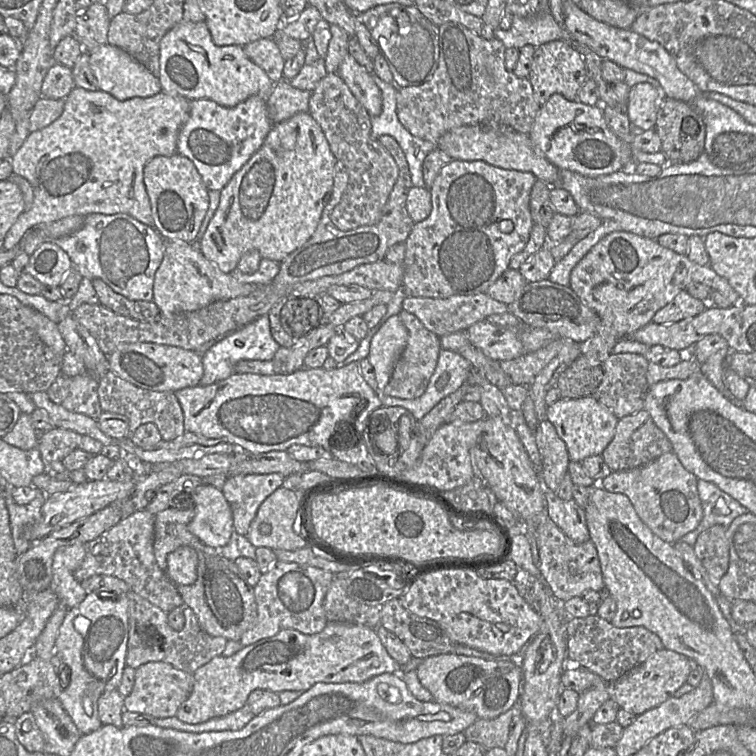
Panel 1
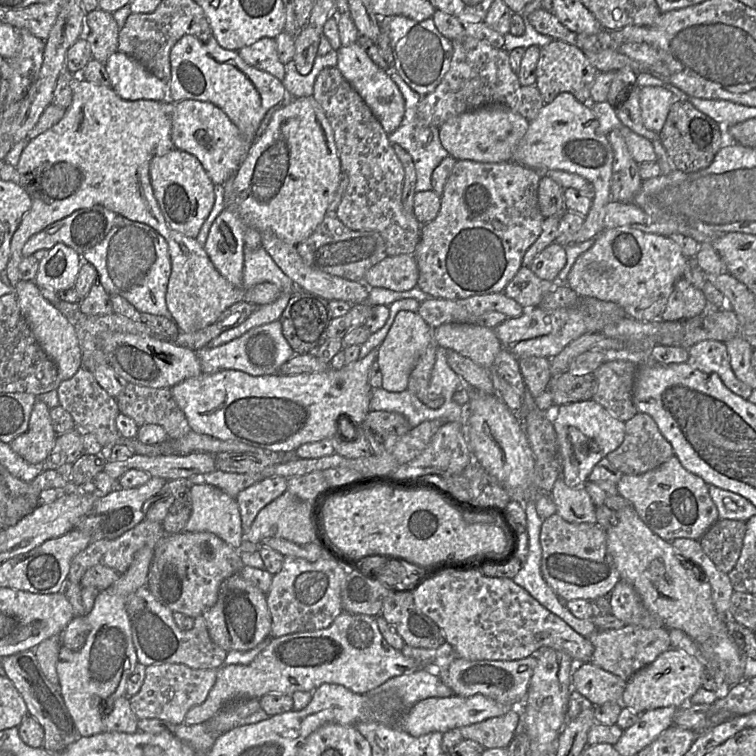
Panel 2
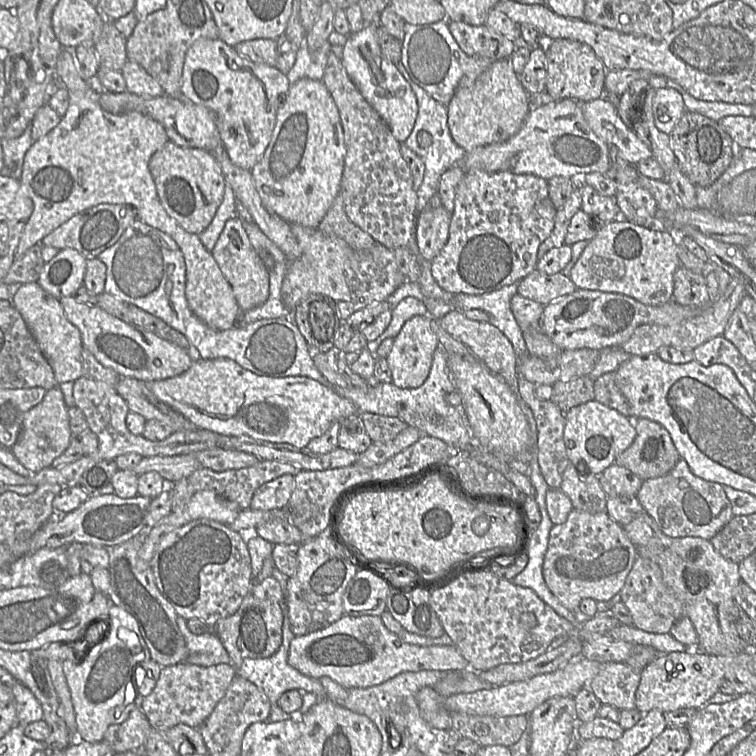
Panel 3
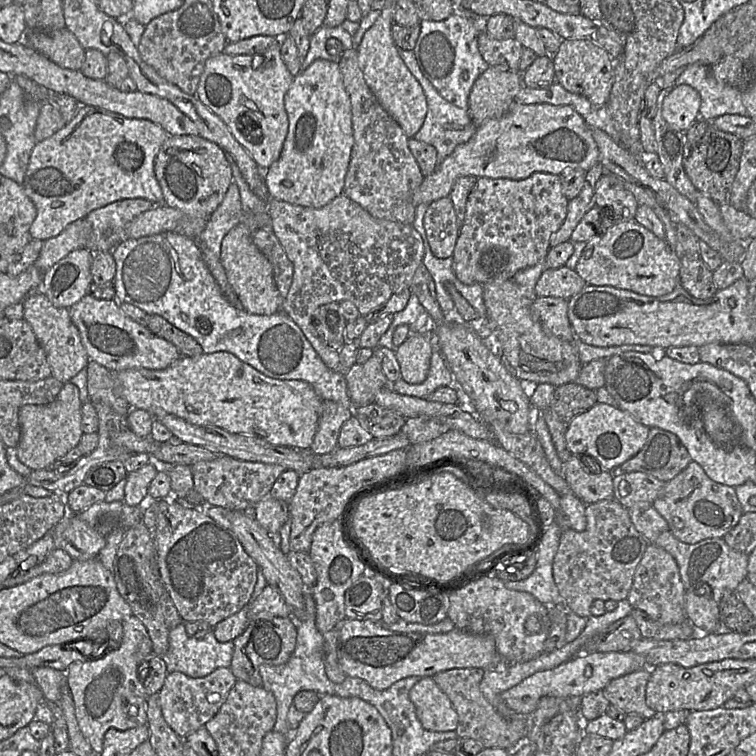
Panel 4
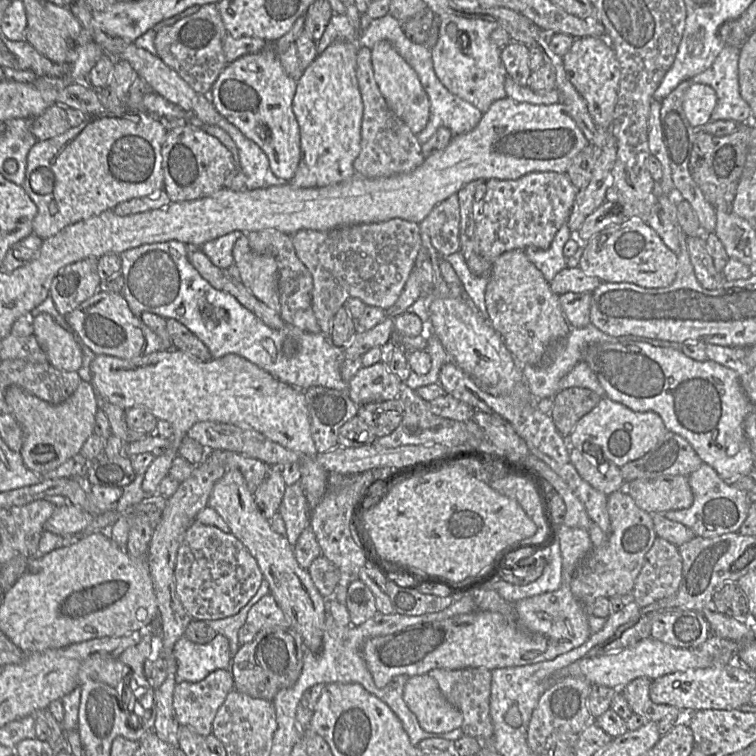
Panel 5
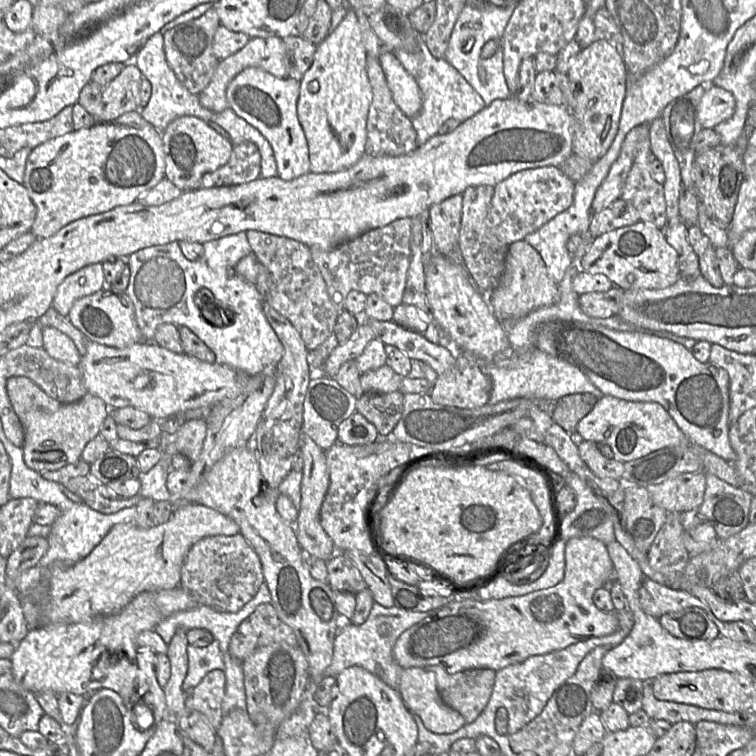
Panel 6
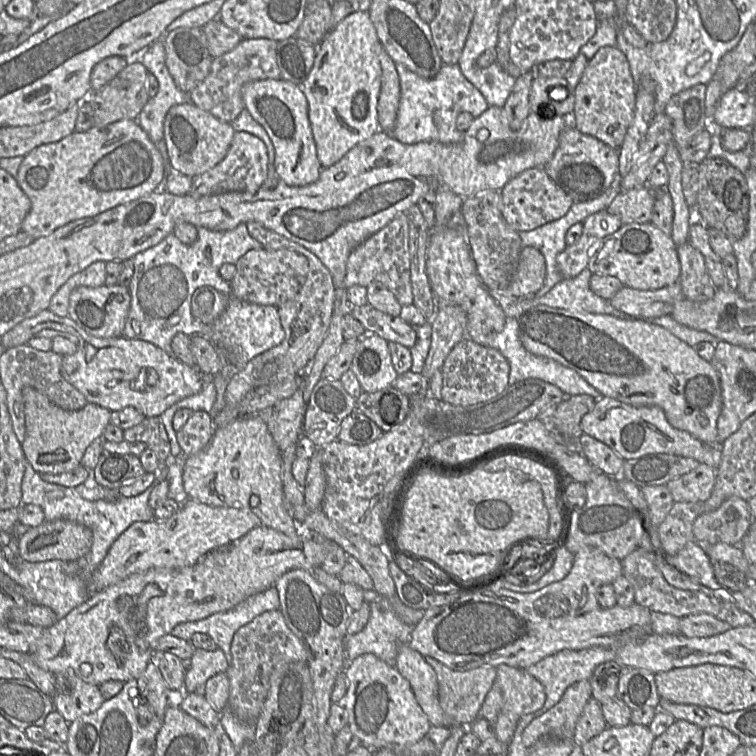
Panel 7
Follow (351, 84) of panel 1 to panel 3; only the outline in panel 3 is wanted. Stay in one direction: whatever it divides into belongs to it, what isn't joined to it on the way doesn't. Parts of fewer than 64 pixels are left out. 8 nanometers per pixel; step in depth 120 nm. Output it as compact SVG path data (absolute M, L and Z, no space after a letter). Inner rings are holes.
M379 19L366 23L361 31L348 35L341 60L360 93L388 125L395 139L403 143L415 125L417 98L396 65L383 54L377 40L378 27Z

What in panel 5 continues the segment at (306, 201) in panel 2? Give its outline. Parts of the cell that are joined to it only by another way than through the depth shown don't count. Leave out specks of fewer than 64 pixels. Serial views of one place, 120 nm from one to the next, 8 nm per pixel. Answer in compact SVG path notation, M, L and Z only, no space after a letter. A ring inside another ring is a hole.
M336 40L309 64L296 80L292 110L300 130L301 157L297 170L288 181L294 187L325 187L342 182L355 174L353 163L361 150L363 101L356 76L357 42ZM243 233L235 242L233 247L233 257L234 264L238 267L240 272L239 280L258 300L280 314L278 268L273 256L254 252L249 245L247 235Z

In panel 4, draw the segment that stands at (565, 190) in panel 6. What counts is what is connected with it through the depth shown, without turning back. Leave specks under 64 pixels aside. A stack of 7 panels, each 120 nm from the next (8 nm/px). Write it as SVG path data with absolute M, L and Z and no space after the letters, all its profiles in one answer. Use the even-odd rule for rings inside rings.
M534 173L522 180L480 177L468 196L464 221L452 254L452 269L457 279L466 284L502 282L519 271L544 261L550 238L559 230L567 213L569 200L562 191L557 174Z

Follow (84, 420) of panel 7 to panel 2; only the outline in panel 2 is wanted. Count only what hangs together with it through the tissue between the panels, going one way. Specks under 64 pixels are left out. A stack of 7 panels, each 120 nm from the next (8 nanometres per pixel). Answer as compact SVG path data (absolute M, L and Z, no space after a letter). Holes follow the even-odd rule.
M37 400L31 411L27 431L14 438L9 445L27 462L43 463L53 449L56 437L50 408L44 401Z

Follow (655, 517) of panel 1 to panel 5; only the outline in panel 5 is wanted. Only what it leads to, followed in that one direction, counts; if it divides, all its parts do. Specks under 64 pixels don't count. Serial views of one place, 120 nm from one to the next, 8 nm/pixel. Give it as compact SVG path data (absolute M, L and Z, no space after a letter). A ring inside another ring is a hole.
M708 464L701 466L688 476L693 492L693 503L690 507L669 510L663 514L669 520L679 522L692 530L697 537L715 537L737 532L748 515L749 494L726 483Z

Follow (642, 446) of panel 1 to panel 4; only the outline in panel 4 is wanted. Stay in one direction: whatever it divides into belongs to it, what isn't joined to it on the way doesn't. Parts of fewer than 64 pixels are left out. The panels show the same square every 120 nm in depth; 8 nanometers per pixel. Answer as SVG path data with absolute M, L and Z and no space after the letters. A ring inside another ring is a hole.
M652 427L641 450L621 464L614 475L642 472L668 482L692 461L679 438L666 430Z

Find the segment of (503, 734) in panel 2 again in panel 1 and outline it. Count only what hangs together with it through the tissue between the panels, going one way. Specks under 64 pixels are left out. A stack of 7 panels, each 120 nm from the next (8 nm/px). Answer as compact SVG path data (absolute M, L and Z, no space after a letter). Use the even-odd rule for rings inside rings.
M517 706L512 707L494 719L478 718L464 730L466 741L479 743L486 749L504 748L508 740L510 724L515 711L517 711Z

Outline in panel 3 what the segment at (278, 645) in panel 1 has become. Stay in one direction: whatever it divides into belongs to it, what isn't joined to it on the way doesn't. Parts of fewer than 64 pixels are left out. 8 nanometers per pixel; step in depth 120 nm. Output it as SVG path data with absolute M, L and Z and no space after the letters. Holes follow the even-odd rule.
M345 614L323 629L295 636L289 646L287 661L303 675L315 679L329 677L346 689L376 686L403 672L470 669L455 645L405 643L385 627L381 616L372 615L353 617Z

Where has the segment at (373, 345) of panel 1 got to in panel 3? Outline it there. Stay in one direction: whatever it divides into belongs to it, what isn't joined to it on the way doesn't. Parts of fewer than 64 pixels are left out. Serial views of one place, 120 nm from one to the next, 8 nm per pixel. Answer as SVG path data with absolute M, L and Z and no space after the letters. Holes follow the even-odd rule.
M414 316L405 322L398 335L394 338L393 346L386 360L391 371L392 383L399 388L418 388L427 379L432 365L433 355L439 341L432 327L432 318Z

